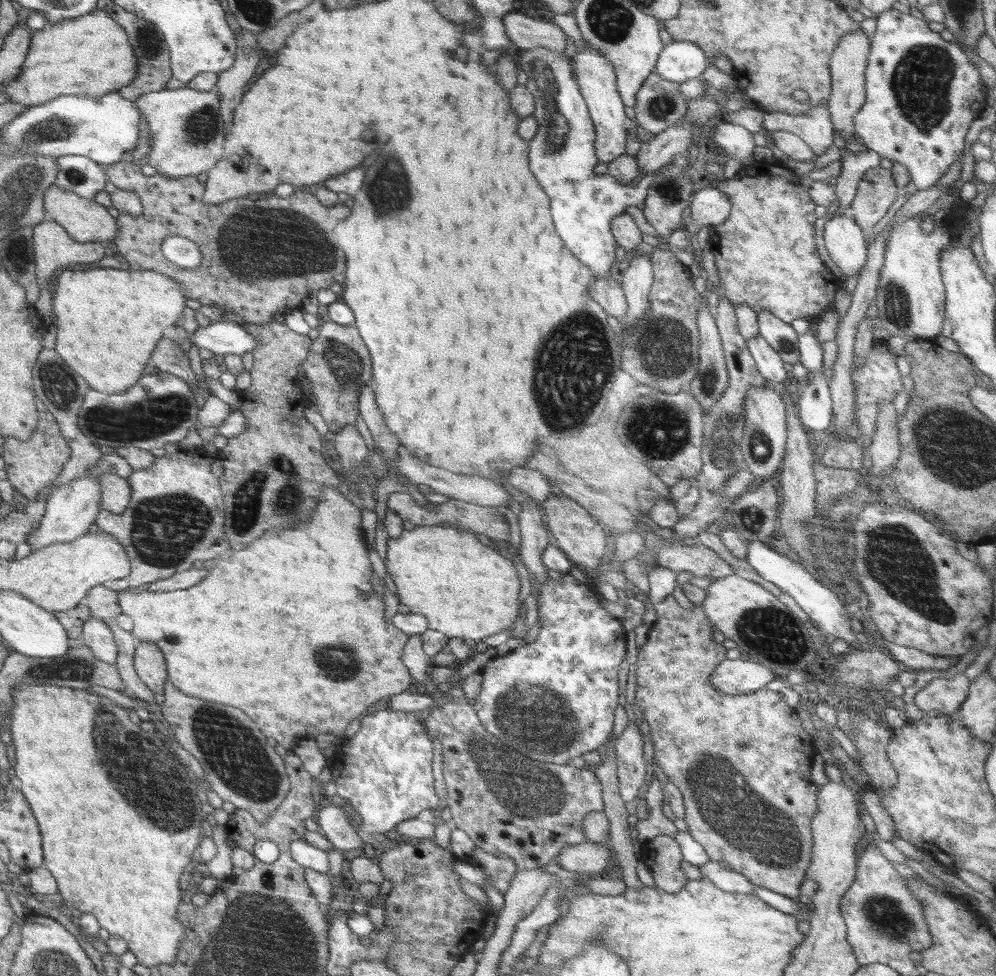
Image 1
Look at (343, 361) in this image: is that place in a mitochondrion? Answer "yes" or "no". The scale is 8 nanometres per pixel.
yes

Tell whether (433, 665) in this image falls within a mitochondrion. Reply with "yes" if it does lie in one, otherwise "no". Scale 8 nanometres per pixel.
no

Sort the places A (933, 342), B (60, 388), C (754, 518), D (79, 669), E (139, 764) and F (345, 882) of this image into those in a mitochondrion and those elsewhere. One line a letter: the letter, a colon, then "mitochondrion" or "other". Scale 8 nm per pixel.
A: other
B: mitochondrion
C: mitochondrion
D: mitochondrion
E: mitochondrion
F: other

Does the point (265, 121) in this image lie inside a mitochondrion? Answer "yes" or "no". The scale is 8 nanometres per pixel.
no

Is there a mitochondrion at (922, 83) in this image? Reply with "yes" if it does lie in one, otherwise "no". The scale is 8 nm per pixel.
yes

